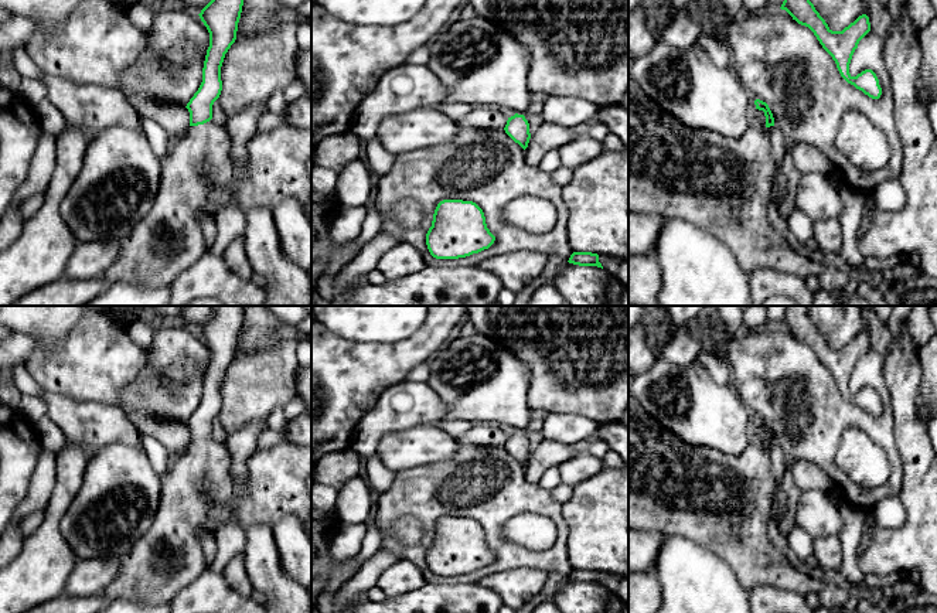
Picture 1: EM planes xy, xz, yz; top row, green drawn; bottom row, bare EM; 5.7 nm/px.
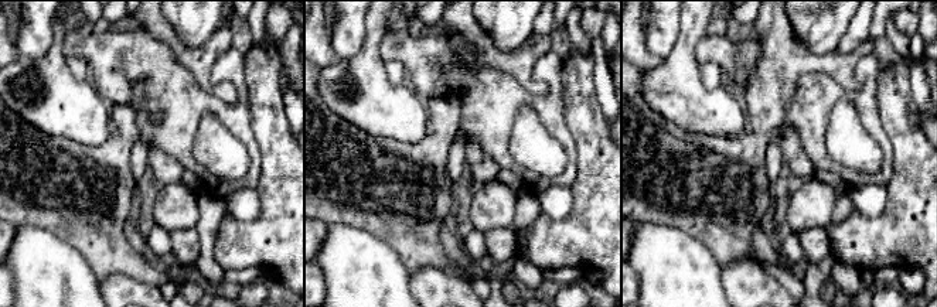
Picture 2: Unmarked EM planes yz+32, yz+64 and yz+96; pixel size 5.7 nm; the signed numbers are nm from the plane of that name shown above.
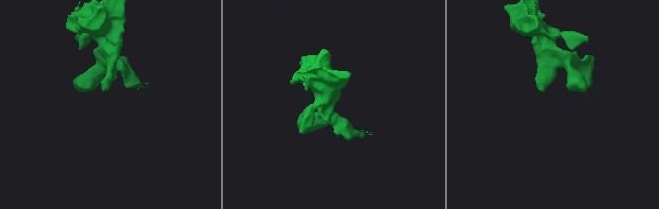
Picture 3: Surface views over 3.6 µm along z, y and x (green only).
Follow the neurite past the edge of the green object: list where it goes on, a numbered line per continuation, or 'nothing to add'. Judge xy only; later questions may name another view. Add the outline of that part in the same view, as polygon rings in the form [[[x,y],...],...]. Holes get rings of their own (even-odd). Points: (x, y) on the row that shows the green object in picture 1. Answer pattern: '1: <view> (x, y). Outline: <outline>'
1: xy (198, 177). Outline: [[[212,120],[188,127],[161,161],[160,187],[151,210],[119,241],[120,256],[102,277],[106,285],[119,282],[149,287],[171,285],[207,251],[200,221],[217,215],[229,204],[243,214],[260,207],[273,212],[280,202],[292,198],[301,205],[307,217],[311,215],[311,176],[307,171],[307,161],[311,159],[311,129],[282,125],[269,132],[256,133],[248,142],[248,163],[243,168],[236,167],[231,159],[231,144],[226,129]]]

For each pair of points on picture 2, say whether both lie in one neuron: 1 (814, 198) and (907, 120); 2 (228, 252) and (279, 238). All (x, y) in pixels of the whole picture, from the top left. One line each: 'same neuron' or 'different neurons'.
1: different neurons
2: same neuron

